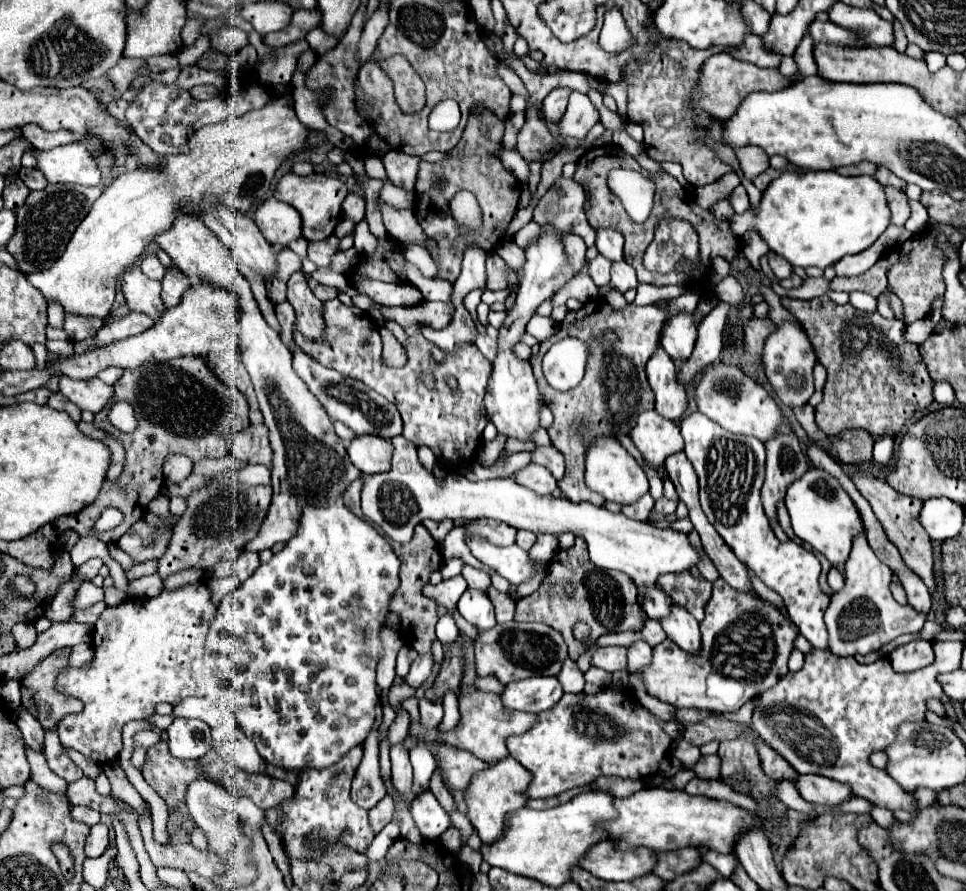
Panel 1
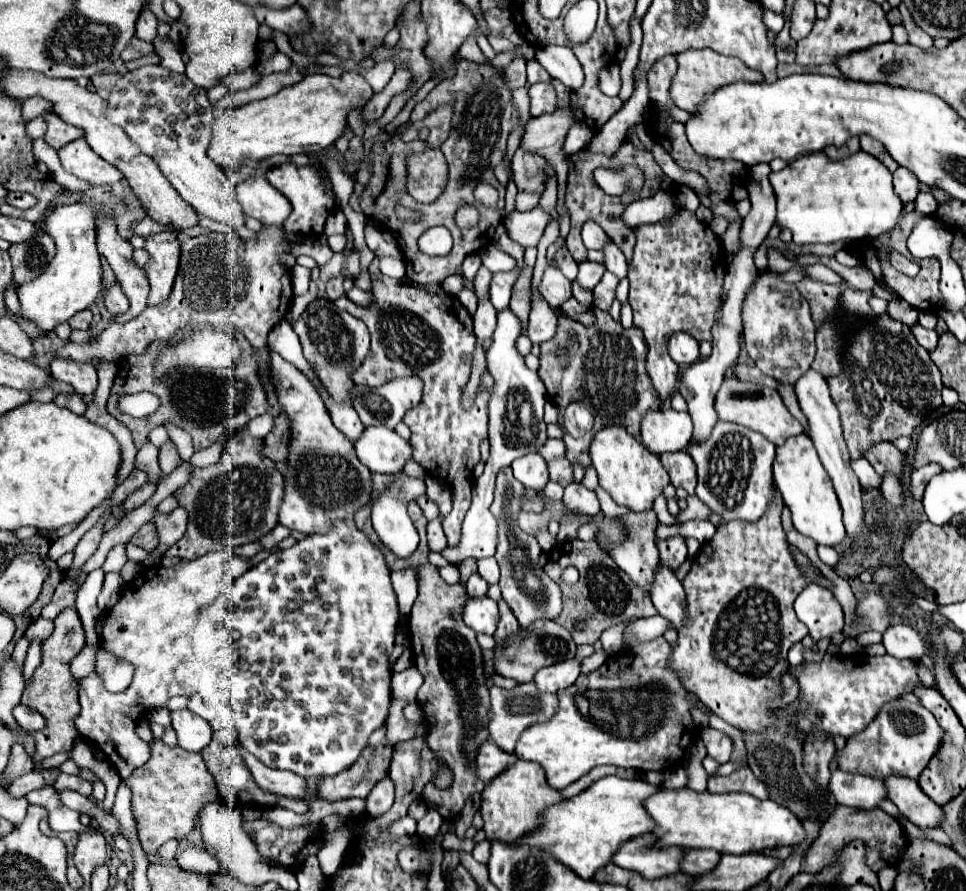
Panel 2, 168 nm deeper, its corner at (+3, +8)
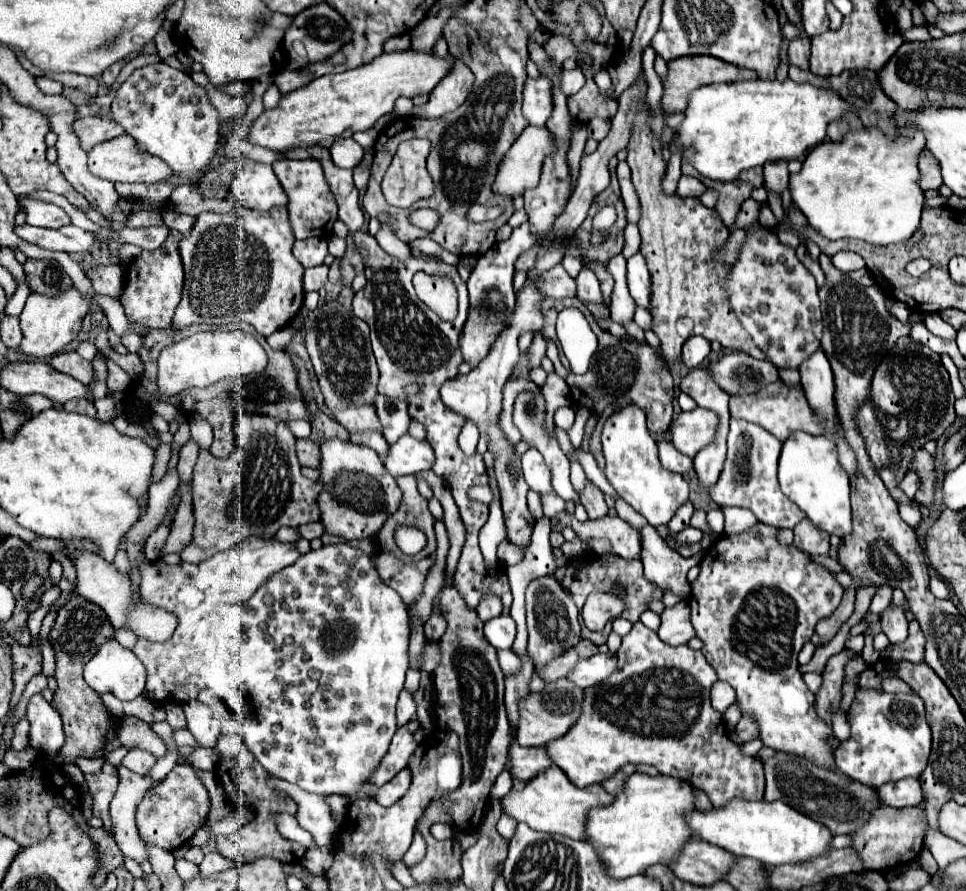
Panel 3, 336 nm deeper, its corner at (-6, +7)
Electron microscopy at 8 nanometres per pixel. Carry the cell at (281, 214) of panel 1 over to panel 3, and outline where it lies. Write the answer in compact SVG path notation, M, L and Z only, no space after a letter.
M258 161L242 163L242 167L234 173L230 191L242 207L250 209L268 211L276 205L286 207L288 203L284 189L280 189L280 181L276 181L272 165Z

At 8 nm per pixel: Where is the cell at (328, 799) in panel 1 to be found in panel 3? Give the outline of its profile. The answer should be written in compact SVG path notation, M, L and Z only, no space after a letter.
M414 719L414 721L410 721L408 725L404 725L402 729L396 731L396 735L394 735L394 739L392 739L392 743L390 743L390 749L388 749L384 761L378 765L378 769L376 769L374 775L370 777L370 783L374 783L374 785L384 785L384 783L388 783L396 773L400 773L400 771L408 765L412 753L414 753L416 747L418 747L418 743L414 741L414 731L418 731L418 729L420 729L420 723Z

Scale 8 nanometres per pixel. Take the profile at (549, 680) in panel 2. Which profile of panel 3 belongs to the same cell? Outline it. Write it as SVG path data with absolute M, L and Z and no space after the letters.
M598 653L590 659L580 661L574 671L568 675L570 681L574 681L578 687L592 687L604 679L608 679L616 671L616 653Z

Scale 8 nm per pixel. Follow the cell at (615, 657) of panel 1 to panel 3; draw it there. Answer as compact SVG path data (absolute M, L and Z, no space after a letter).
M680 601L678 605L674 605L662 613L660 637L668 645L684 645L696 637L696 631L692 629L692 623L690 623L688 601Z

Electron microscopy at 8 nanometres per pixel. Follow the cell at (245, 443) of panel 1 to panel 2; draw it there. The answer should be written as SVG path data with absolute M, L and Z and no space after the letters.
M277 416L273 430L263 438L263 454L271 456L273 462L283 462L289 444L289 420L287 416Z

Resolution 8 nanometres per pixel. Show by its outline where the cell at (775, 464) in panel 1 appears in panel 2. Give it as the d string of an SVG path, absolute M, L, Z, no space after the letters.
M773 484L773 500L759 522L729 522L717 530L711 542L701 546L699 554L693 558L689 574L683 578L691 620L679 630L669 660L671 670L675 670L687 692L695 694L727 724L751 732L761 732L771 724L771 714L765 702L781 696L783 690L779 678L789 668L787 650L807 636L805 624L799 622L793 612L793 602L809 580L799 572L787 548L787 538L781 528L781 508L783 498Z

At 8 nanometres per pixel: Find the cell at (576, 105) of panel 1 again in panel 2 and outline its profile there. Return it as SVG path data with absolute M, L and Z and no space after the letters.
M569 104L567 108L555 110L551 114L531 118L527 122L527 128L525 128L525 134L521 140L525 150L541 154L555 166L555 172L561 174L563 184L565 184L565 176L567 176L567 160L565 160L565 154L561 152L561 146L563 146L563 140L565 140L569 128L575 122L577 122L575 108Z

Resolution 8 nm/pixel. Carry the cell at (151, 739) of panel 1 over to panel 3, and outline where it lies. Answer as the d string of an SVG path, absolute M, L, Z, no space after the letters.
M178 729L178 731L174 731L174 739L176 739L178 747L182 747L182 745L190 745L192 749L198 747L198 745L196 745L196 739L192 737L192 733L188 733L188 729Z

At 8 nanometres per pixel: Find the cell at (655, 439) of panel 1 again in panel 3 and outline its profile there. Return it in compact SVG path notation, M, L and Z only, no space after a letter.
M696 407L694 411L680 413L680 417L670 427L670 441L680 453L696 457L700 449L712 443L712 435L716 433L716 423L720 421L716 413L712 413L710 409Z

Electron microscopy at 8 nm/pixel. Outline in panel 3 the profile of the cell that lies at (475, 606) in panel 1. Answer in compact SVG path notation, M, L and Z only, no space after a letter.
M502 613L484 625L484 635L496 649L510 649L516 639L516 623L510 615Z

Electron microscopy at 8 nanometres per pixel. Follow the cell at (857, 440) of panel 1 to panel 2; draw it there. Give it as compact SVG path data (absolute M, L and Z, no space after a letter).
M879 442L879 444L873 444L871 448L867 448L863 452L863 458L869 460L869 464L875 468L877 474L883 474L885 470L891 470L897 476L901 476L905 454L899 452L891 442Z

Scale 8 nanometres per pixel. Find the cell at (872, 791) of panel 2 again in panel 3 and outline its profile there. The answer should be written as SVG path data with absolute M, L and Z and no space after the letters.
M908 777L908 779L900 779L896 783L882 785L878 789L878 797L880 797L882 805L888 805L888 807L912 807L912 805L920 805L924 801L922 785L916 777Z

